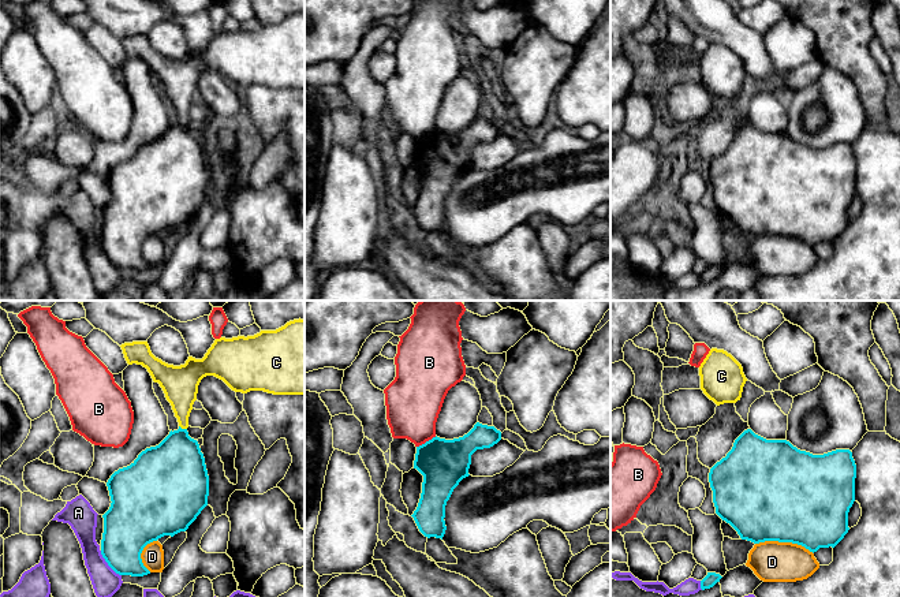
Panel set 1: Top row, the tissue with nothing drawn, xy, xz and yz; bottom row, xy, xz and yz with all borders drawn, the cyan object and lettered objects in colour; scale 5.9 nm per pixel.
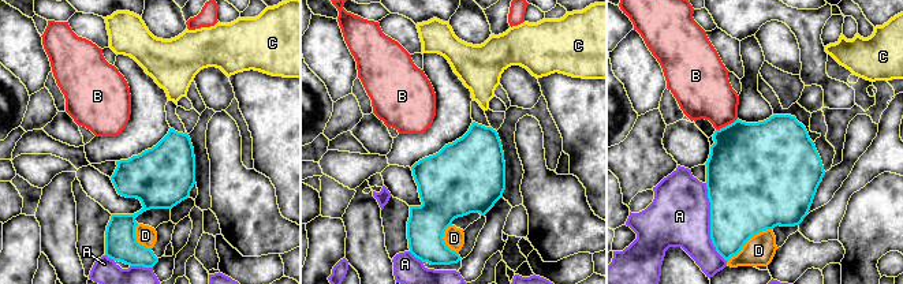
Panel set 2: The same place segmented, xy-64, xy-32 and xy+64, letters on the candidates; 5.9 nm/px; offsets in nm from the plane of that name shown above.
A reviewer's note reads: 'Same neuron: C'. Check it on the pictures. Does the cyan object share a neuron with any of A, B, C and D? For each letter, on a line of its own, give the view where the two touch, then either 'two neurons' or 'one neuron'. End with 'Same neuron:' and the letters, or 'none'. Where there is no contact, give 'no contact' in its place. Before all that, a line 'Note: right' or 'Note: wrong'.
Note: right
A: xy | two neurons
B: xz | two neurons
C: xy | one neuron
D: yz | two neurons
Same neuron: C

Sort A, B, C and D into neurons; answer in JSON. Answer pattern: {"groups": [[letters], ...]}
{"groups": [["A"], ["B"], ["C"], ["D"]]}

